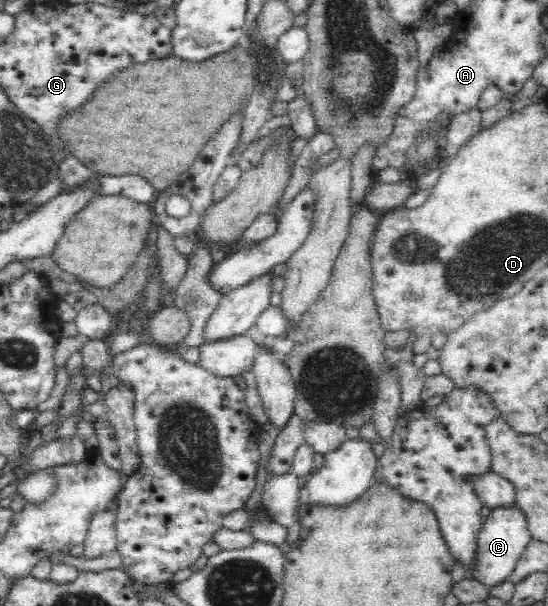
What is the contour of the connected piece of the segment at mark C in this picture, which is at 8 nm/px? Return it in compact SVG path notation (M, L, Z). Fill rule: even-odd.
M518 504L492 508L478 533L476 569L474 569L473 578L490 587L506 581L508 574L514 569L532 538L527 526L526 514L522 512Z

